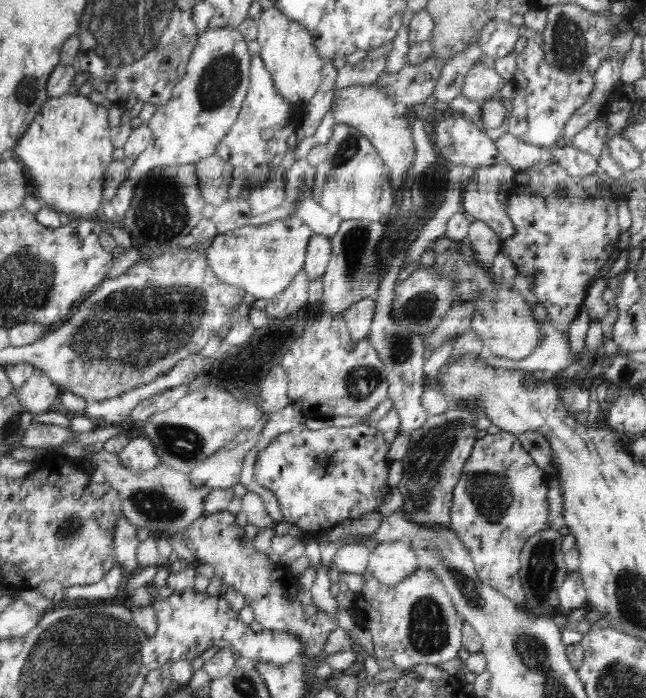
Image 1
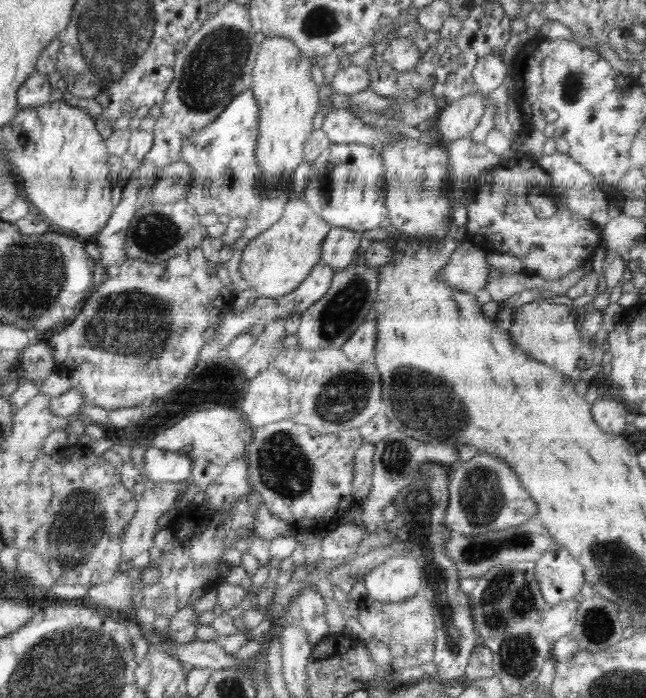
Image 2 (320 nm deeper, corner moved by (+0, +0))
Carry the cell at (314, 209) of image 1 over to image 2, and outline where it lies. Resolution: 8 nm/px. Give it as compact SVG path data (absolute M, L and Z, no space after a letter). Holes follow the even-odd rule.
M332 226L322 242L321 260L333 271L344 270L356 260L358 250L367 240L368 237L365 234Z

